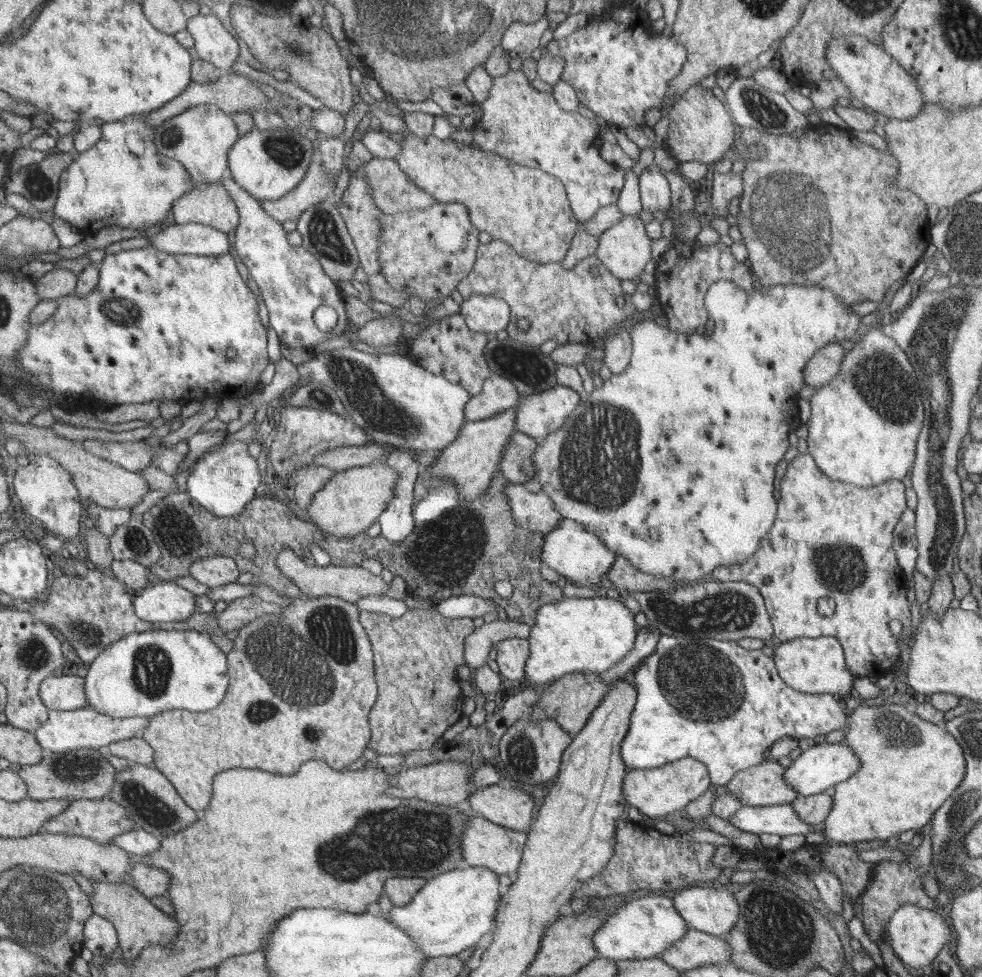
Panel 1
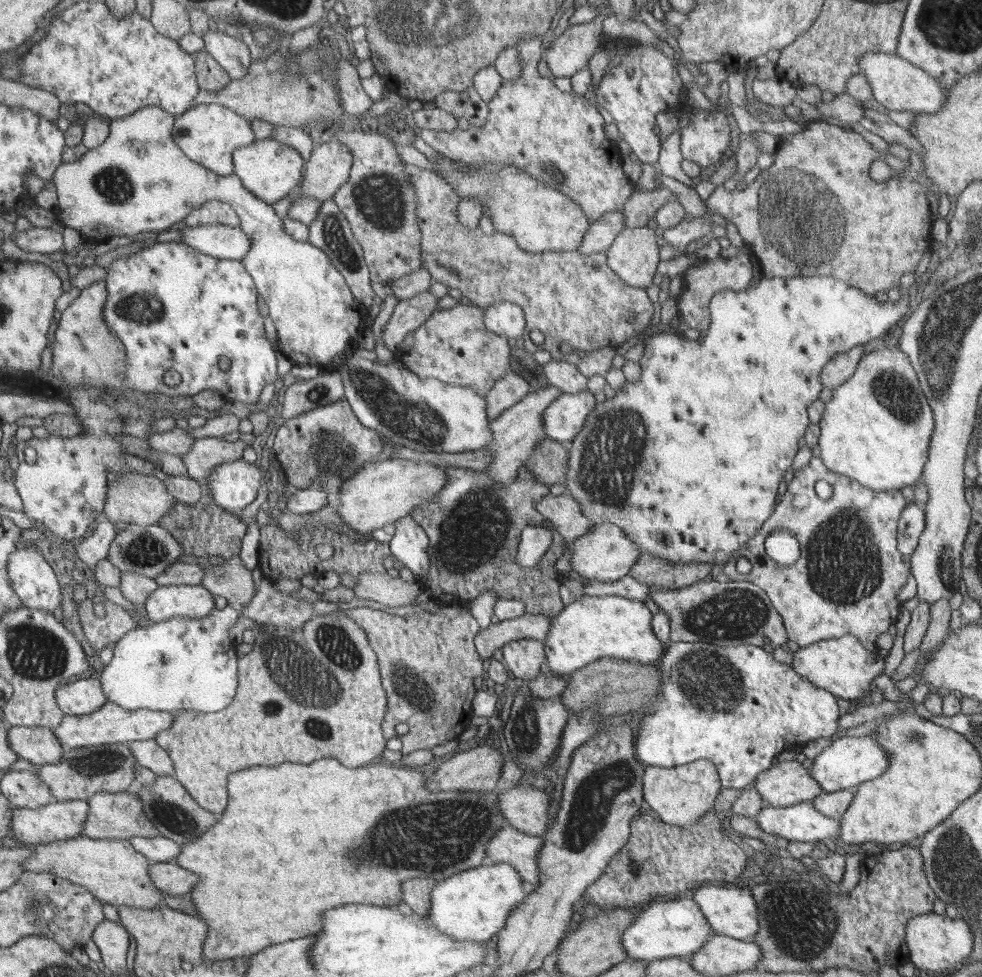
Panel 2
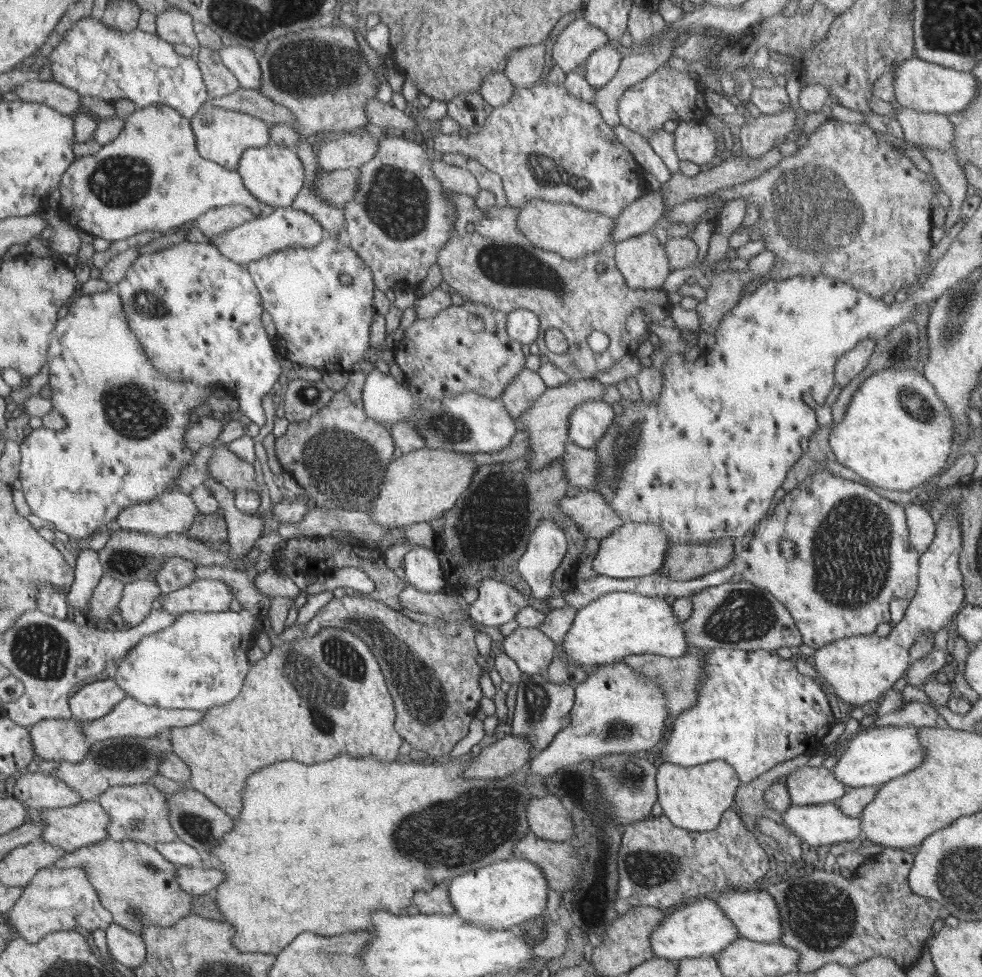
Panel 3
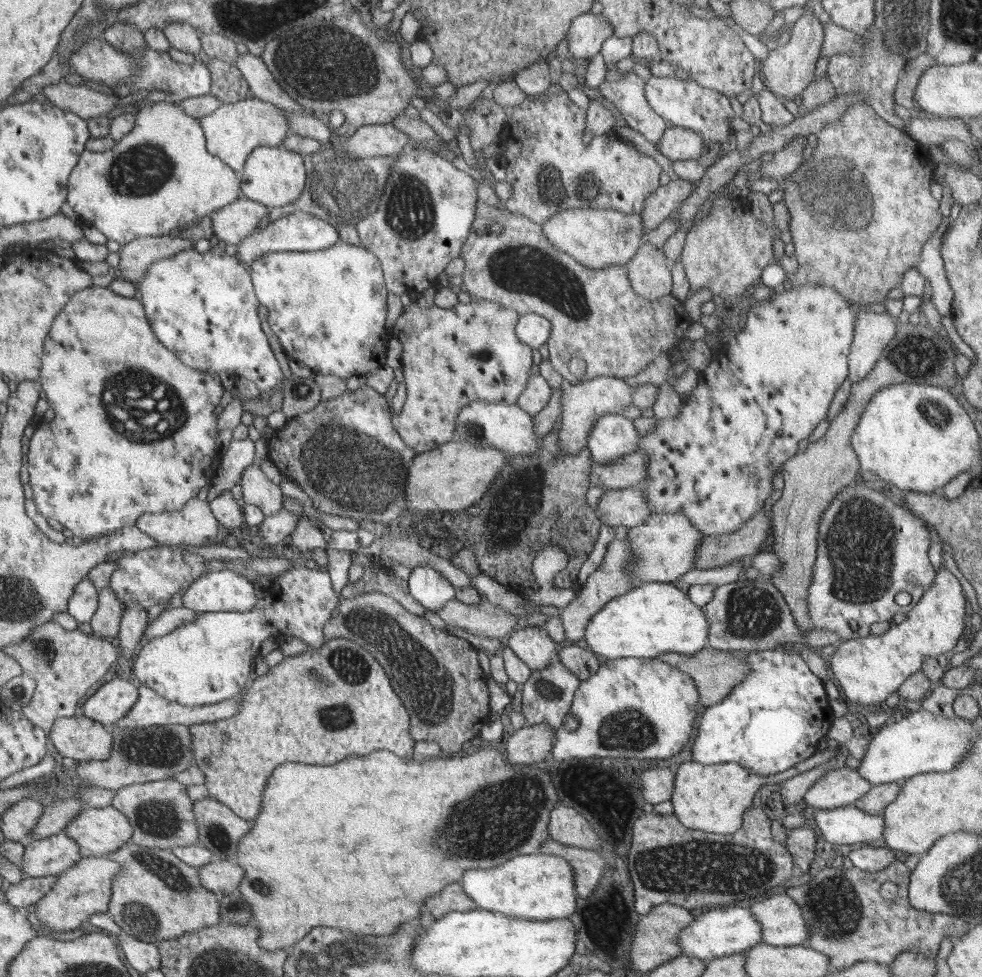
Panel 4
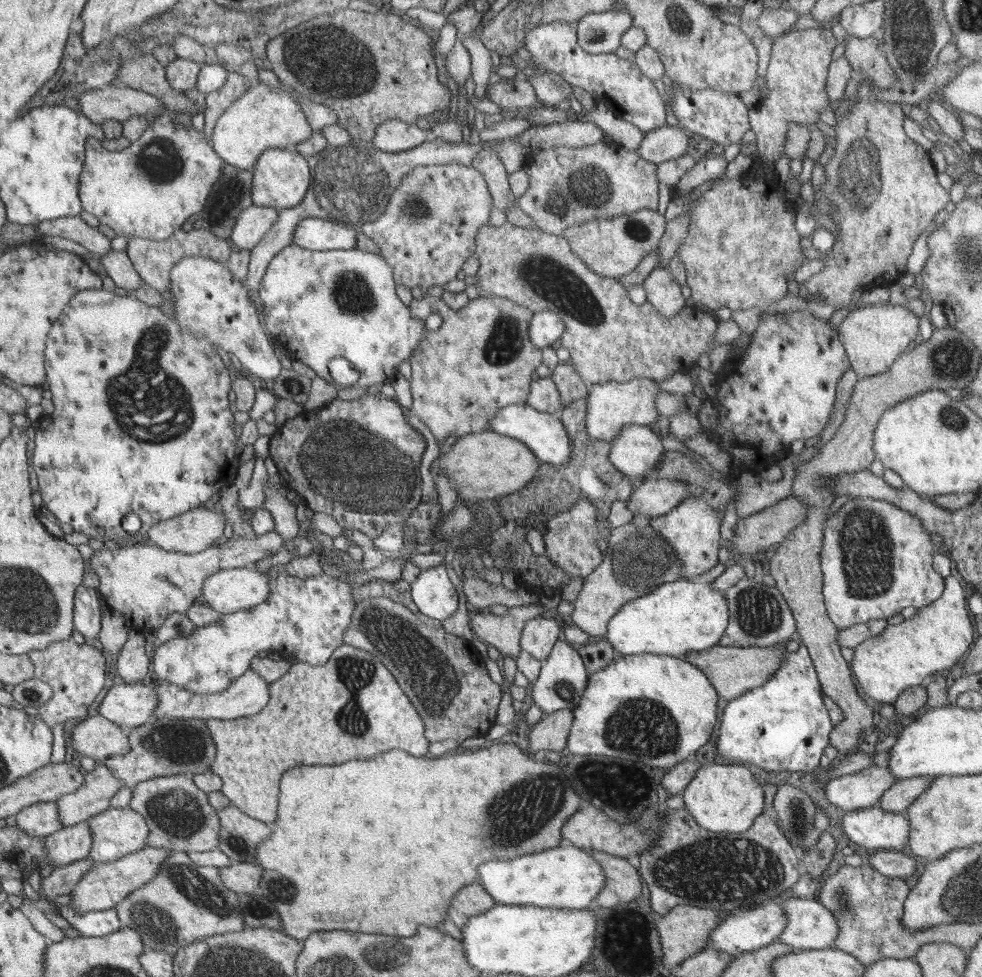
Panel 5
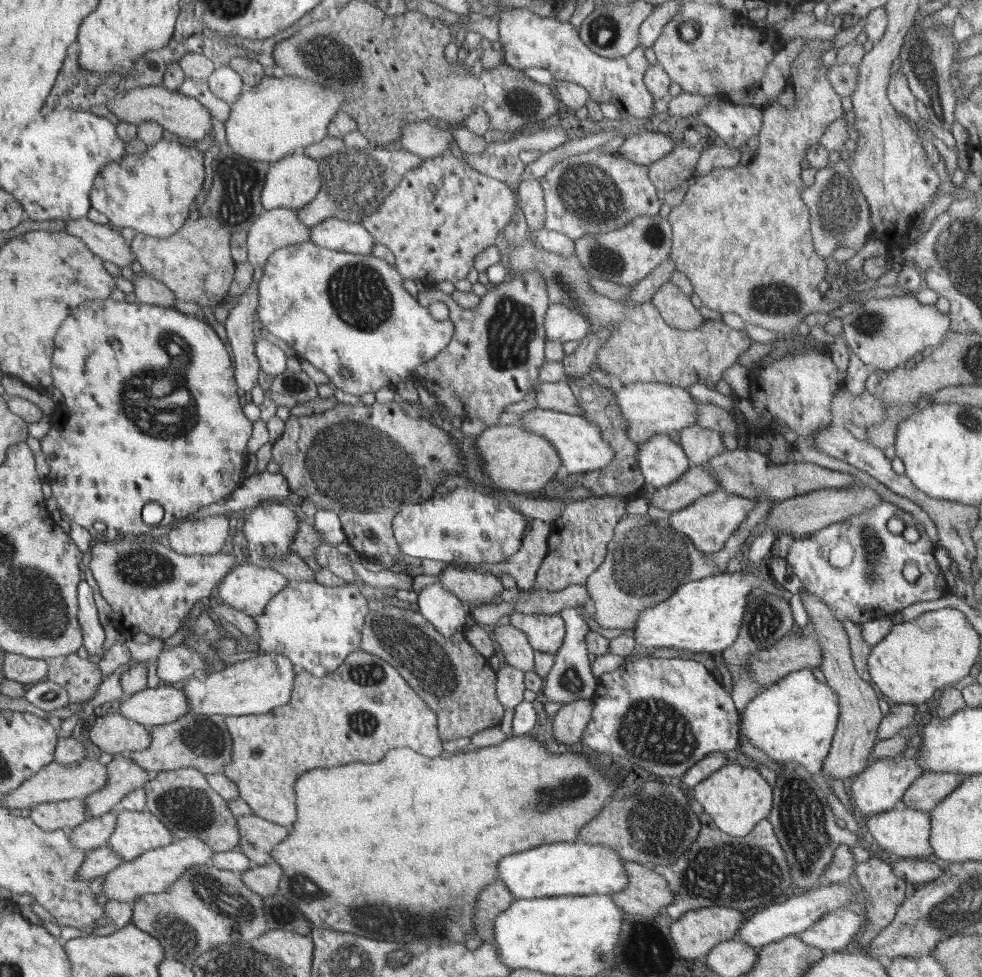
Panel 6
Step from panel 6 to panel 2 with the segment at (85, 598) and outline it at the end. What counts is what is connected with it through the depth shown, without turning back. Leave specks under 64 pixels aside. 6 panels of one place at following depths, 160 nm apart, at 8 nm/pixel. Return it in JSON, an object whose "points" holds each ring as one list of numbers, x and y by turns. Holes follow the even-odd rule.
{"points":[[107,518,98,520,98,525,94,532,76,545,77,556,88,566,93,569,101,561,107,558,110,545,116,535,116,525]]}

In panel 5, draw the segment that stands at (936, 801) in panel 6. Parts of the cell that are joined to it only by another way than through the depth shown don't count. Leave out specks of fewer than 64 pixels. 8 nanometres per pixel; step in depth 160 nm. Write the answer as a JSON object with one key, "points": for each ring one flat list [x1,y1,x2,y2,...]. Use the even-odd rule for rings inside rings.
{"points":[[912,777,895,782,878,802,878,806,890,813,904,813,907,808,928,790,933,777]]}

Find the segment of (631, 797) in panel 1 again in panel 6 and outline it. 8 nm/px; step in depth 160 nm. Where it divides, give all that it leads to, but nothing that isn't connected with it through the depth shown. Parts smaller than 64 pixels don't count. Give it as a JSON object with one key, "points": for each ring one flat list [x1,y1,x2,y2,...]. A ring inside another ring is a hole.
{"points":[[737,764,723,766,716,773,692,787,694,798,704,808,704,813,712,818,716,828,730,836,746,836,769,817,773,805,773,787,751,767]]}

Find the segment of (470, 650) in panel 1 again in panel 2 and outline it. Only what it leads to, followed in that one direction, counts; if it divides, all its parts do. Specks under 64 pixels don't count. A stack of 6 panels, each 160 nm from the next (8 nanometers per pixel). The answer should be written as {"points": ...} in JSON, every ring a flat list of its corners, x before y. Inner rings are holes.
{"points":[[527,613,511,620,501,620,476,635,476,651,481,658,487,658,489,661,494,650,502,648,507,642,527,638,544,642,552,626,550,620,550,617,542,616,541,613,536,616]]}

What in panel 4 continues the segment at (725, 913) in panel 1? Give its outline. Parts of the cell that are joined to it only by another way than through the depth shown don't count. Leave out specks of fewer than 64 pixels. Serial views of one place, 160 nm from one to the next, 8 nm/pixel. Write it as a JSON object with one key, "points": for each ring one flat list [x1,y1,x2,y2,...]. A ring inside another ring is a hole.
{"points":[[777,890,747,904,761,922,764,943,778,947,805,945,809,928,802,908,790,896]]}

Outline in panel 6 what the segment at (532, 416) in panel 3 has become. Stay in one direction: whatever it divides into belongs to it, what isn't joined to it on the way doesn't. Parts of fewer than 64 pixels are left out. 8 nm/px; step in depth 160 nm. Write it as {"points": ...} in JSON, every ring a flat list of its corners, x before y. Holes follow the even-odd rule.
{"points":[[638,382,615,386,616,404,620,408,620,414,624,416,626,424,629,424,628,438,634,442,646,442,655,434,670,435,681,432,687,426,697,424,697,402,688,389,663,383]]}

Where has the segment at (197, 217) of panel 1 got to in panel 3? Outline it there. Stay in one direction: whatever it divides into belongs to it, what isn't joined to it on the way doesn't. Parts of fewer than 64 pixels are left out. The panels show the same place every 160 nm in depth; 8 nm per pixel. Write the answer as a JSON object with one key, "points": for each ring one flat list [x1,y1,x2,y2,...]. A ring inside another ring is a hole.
{"points":[[243,204,226,205,210,209,197,218,198,228,207,237,228,232,246,221,253,220,257,214]]}

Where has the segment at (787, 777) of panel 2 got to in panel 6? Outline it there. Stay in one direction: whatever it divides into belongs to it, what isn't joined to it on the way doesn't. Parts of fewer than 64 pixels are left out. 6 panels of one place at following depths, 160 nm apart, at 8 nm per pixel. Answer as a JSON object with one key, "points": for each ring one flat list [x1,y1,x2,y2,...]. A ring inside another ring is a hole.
{"points":[[886,757,873,762,862,774,853,777,847,784,847,791,852,794,852,800,862,817,880,814,901,807,905,792,924,772,916,757]]}

